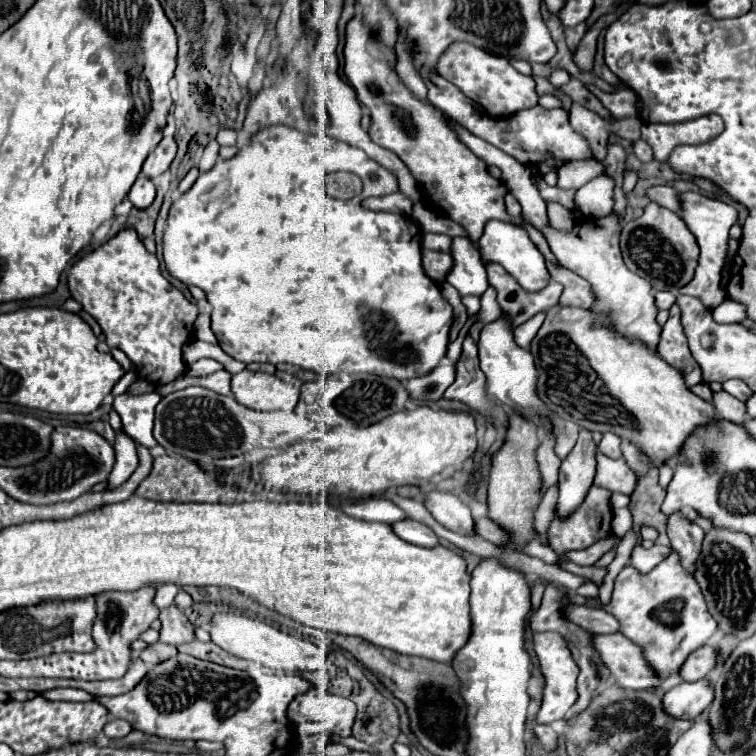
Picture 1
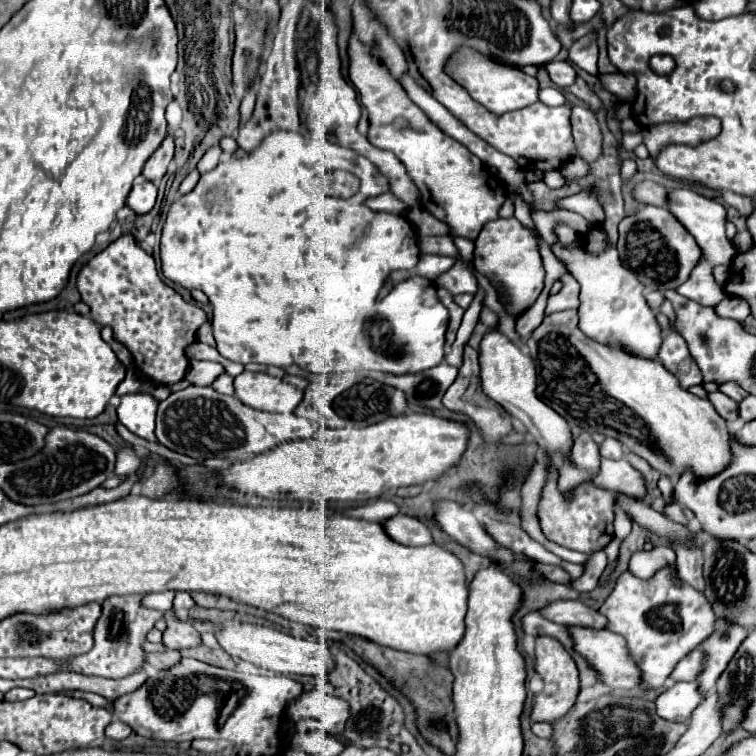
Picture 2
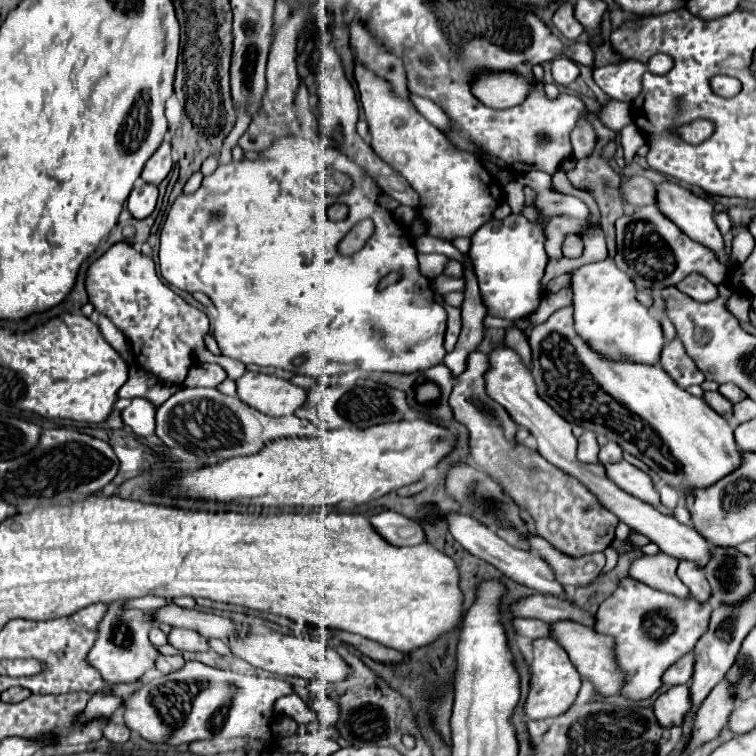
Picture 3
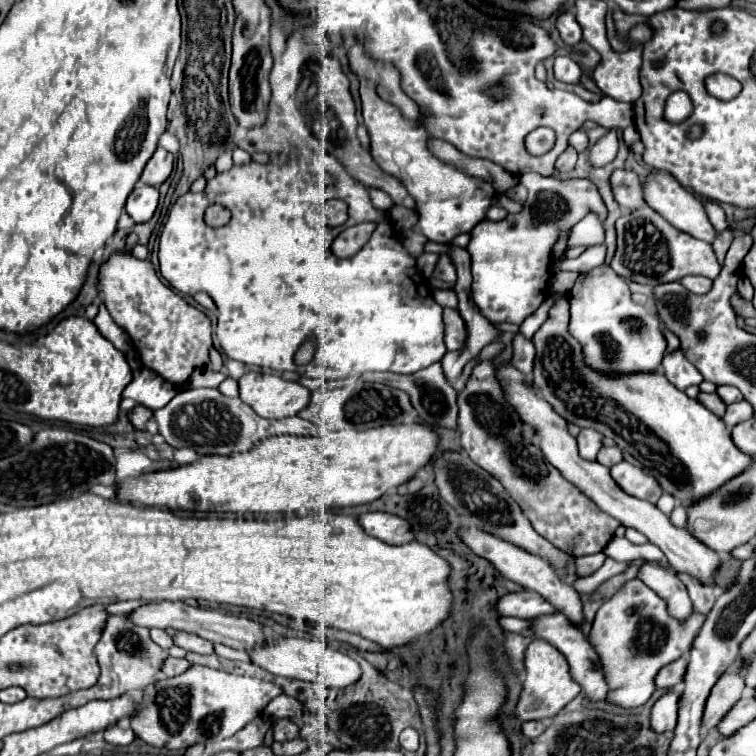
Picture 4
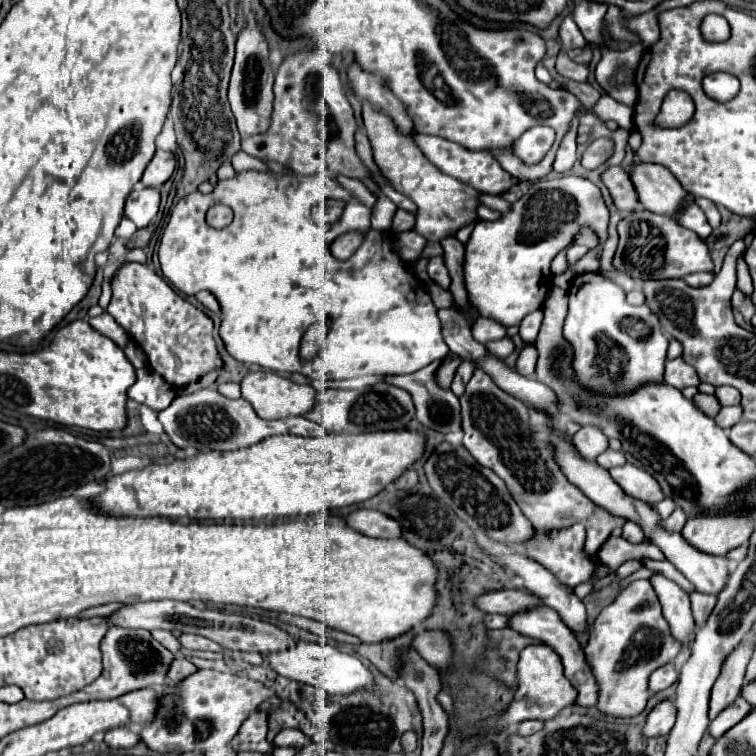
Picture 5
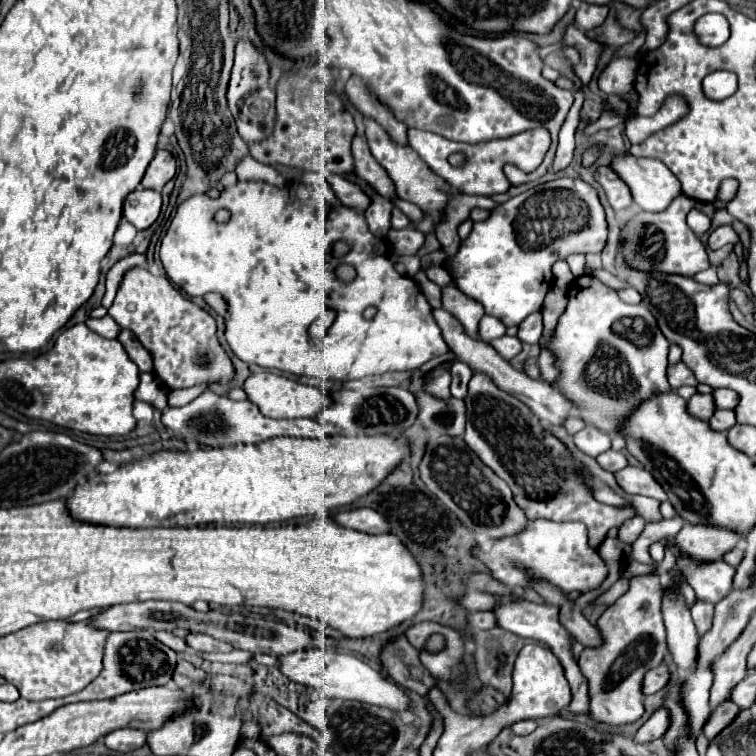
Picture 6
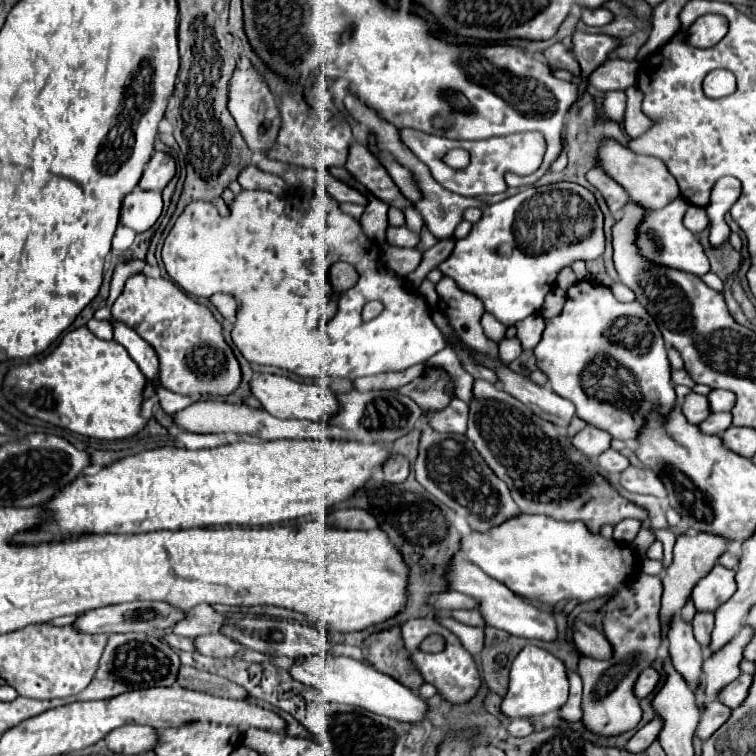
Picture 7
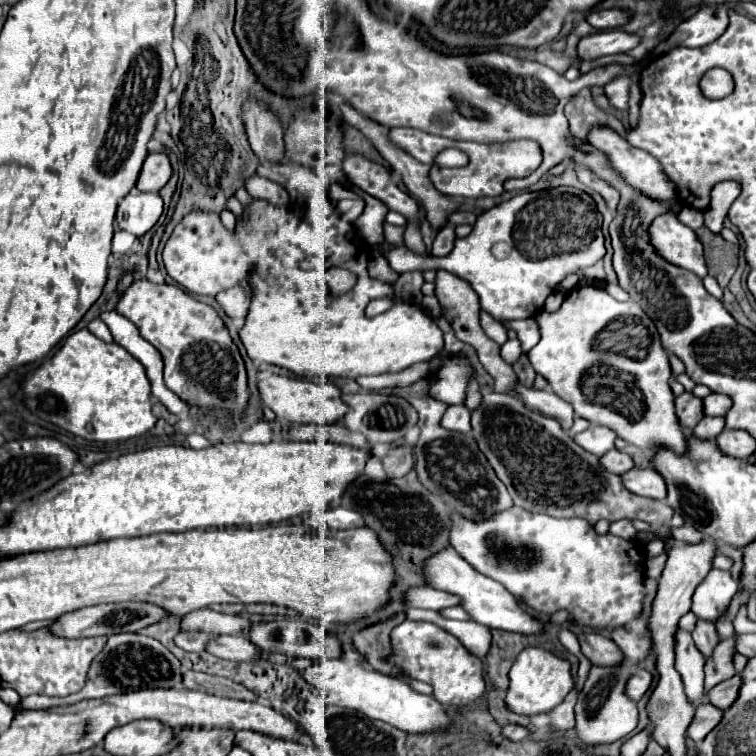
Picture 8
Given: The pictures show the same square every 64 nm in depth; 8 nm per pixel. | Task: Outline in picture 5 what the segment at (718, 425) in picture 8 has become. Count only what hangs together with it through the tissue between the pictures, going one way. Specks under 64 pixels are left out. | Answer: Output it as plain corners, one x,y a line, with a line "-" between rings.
726,406
720,410
720,414
714,418
722,428
732,428
734,424
738,424
742,420
742,406

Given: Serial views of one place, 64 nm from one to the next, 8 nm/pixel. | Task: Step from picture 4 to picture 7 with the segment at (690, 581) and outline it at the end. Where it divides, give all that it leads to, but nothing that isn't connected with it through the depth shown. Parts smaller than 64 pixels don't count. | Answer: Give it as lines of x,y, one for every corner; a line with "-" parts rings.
696,610
692,626
694,626
694,636
696,636
696,640
700,642
702,648
708,646
708,636
712,634
712,624
714,624
714,614
712,612

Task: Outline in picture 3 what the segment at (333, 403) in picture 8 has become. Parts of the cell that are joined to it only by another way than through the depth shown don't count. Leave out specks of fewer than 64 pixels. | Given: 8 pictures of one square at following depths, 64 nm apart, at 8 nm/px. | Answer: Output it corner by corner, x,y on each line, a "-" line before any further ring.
246,372
236,380
238,398
268,416
294,414
306,402
306,390
288,380

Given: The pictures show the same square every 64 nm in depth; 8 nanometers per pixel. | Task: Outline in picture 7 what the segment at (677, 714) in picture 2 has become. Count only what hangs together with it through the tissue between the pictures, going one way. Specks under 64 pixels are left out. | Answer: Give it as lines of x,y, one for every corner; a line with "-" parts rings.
656,716
654,720
650,720
646,726
642,726
642,728
630,738
630,742
626,744
626,748
628,748
630,752
644,752
644,750
658,738
660,730
662,730
662,718

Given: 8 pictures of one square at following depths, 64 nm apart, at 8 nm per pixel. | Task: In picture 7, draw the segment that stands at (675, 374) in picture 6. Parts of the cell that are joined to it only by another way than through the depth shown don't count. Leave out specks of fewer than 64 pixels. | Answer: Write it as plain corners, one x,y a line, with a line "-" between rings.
680,368
680,370
672,370
672,384
684,384
684,386
690,386
694,388
694,380
688,376
686,368

